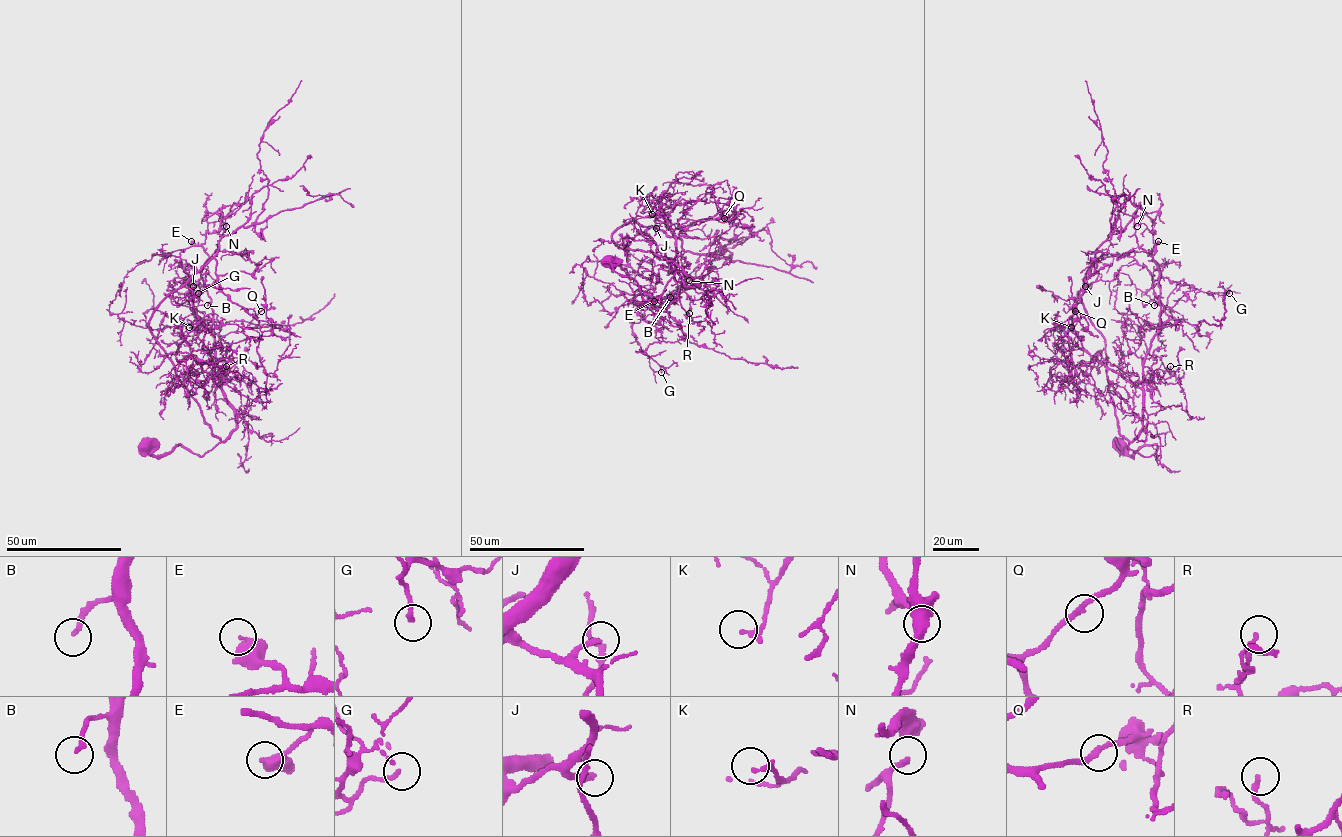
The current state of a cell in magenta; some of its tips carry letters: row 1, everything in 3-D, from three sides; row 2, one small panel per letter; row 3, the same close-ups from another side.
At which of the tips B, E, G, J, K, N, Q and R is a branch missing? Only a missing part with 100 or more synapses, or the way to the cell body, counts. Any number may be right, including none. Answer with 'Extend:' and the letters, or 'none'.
Extend: J

